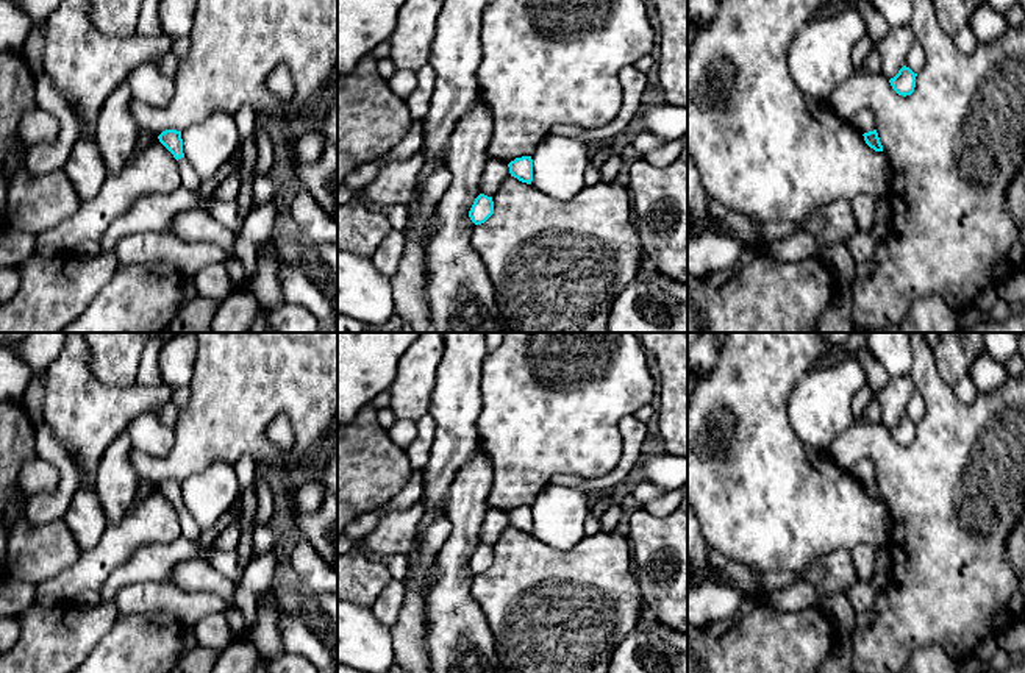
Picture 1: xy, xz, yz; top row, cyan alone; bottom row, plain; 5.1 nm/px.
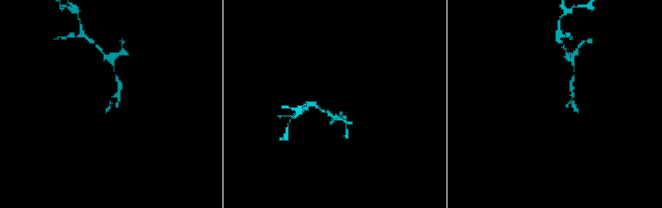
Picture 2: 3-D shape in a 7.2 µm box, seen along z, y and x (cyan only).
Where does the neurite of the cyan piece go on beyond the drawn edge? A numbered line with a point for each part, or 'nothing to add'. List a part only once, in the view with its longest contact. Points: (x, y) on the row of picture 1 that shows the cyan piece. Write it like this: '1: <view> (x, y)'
1: xy (188, 177)

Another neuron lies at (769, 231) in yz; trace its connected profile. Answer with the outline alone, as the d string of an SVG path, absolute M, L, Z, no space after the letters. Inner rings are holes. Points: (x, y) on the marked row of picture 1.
M770 220L759 225L759 244L770 244L781 240L791 234L802 231L797 222L792 220Z

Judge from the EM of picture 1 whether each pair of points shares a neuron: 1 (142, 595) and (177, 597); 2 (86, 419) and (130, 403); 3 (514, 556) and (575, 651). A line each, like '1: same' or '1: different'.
1: same
2: same
3: same

